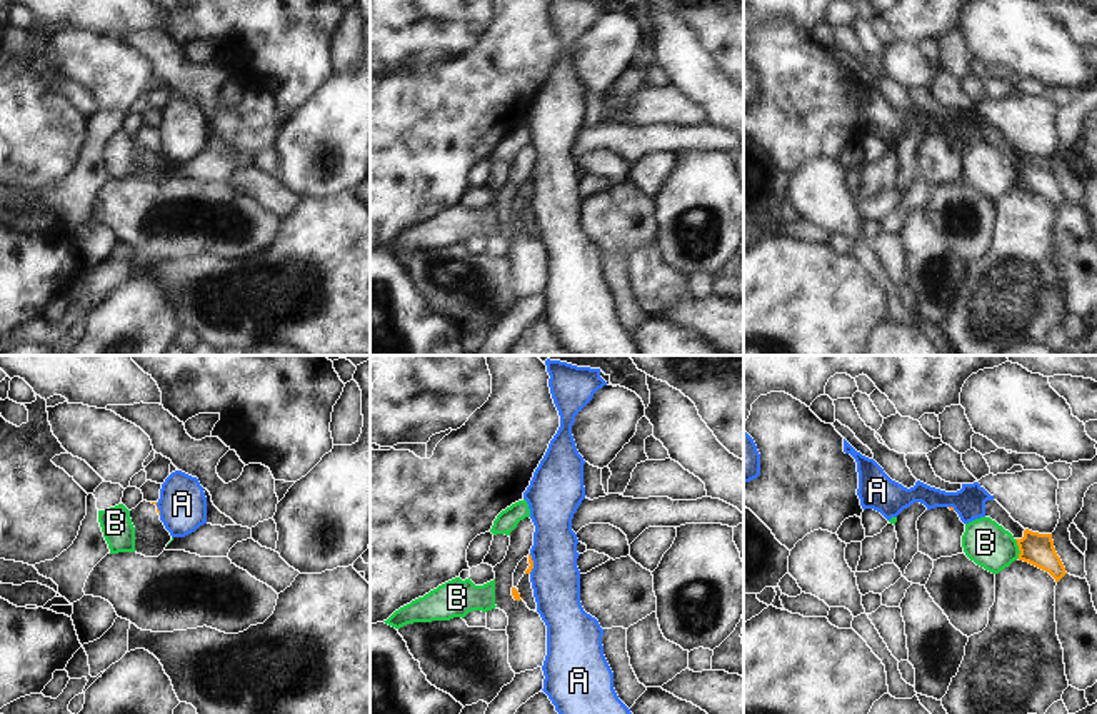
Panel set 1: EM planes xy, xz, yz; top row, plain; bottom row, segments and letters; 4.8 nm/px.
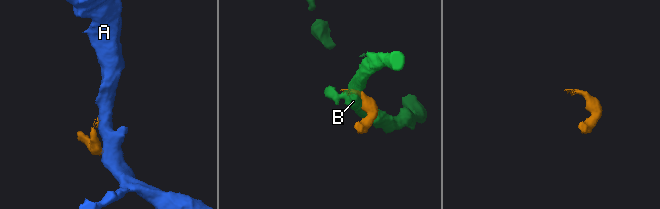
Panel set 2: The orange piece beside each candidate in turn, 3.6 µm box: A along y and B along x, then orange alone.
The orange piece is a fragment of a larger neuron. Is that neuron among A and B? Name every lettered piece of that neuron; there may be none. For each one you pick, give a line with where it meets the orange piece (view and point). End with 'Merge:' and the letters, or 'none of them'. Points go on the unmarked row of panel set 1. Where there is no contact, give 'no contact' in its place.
Merge: none of them

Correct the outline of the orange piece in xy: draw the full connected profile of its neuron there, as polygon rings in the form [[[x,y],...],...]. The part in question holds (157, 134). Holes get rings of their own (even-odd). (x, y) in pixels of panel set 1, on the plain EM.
[[[140,128],[130,137],[130,145],[135,153],[135,178],[145,184],[158,184],[172,162],[160,147],[157,128]]]

